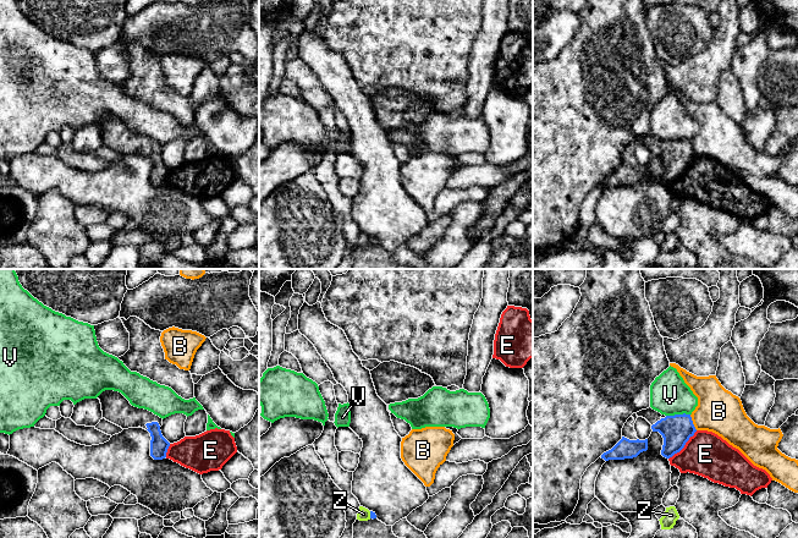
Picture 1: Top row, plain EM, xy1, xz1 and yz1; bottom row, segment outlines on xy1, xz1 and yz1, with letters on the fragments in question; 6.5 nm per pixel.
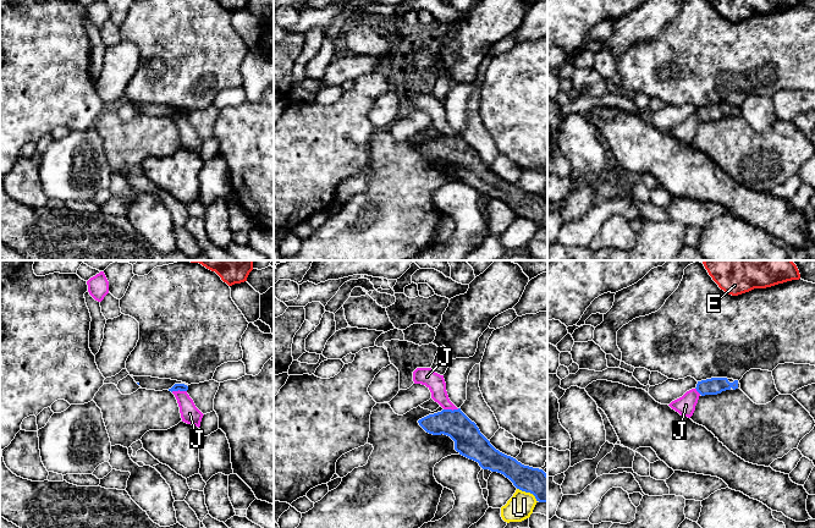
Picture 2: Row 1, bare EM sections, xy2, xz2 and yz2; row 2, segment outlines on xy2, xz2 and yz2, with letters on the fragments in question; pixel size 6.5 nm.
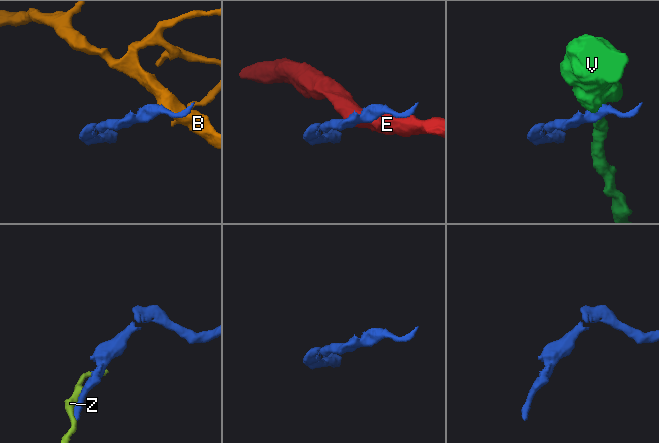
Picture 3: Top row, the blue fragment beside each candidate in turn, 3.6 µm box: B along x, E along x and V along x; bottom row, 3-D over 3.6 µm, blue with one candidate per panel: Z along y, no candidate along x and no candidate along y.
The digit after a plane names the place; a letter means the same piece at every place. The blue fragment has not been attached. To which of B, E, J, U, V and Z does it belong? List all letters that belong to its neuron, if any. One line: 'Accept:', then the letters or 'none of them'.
Accept: none of them

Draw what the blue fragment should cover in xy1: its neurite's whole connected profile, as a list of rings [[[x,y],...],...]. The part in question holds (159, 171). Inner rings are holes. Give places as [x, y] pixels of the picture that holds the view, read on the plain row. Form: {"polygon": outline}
{"polygon": [[[105,116],[97,125],[100,126],[103,144],[121,153],[143,154],[150,159],[150,182],[154,186],[163,186],[166,183],[170,169],[163,163],[160,153],[163,144],[153,138],[134,133],[119,117]]]}

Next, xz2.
{"polygon": [[[461,134],[442,136],[418,149],[429,160],[450,163],[455,176],[483,196],[503,200],[517,215],[533,220],[539,229],[547,229],[547,200],[496,176]]]}

